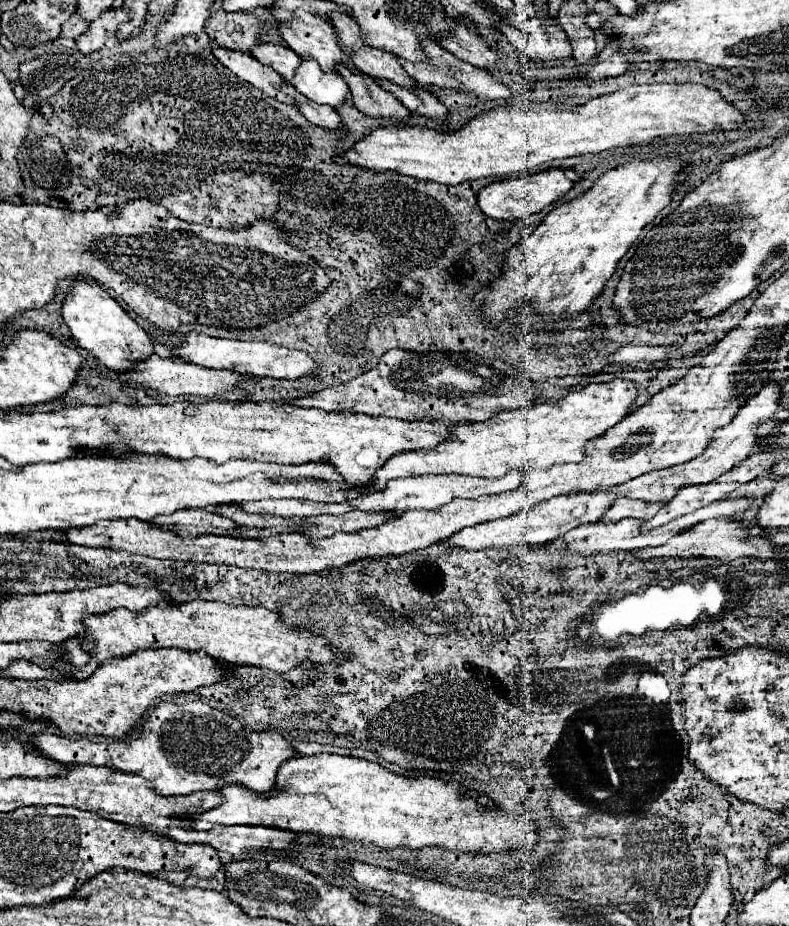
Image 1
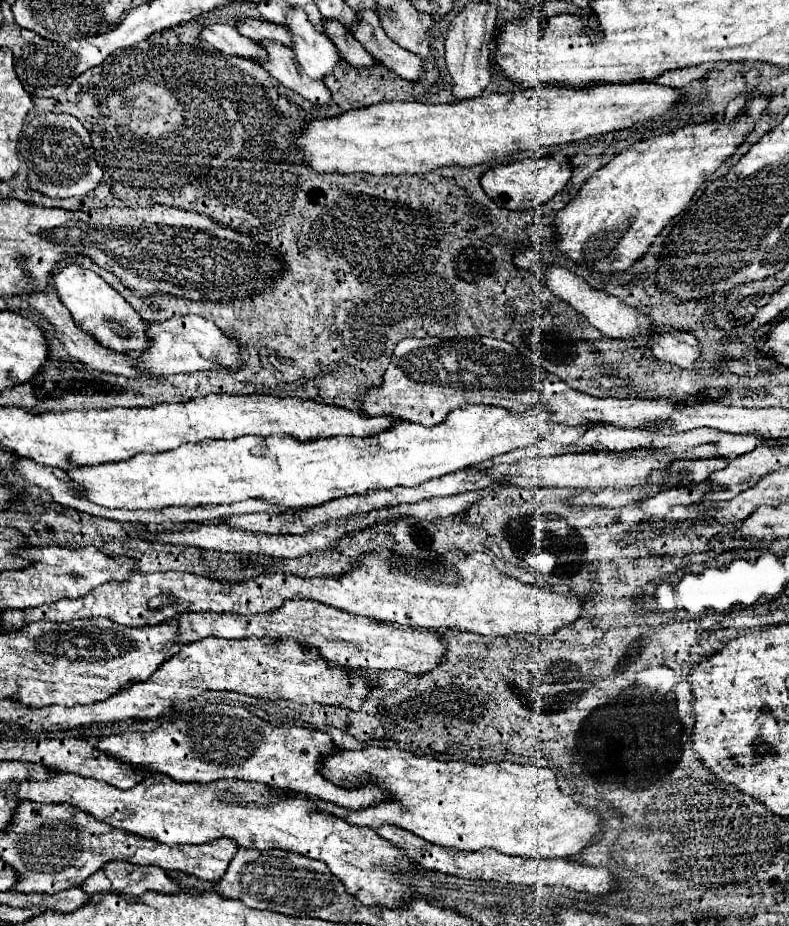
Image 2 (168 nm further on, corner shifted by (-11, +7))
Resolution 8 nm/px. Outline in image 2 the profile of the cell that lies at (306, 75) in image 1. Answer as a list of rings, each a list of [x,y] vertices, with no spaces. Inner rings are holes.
[[[288,6],[284,16],[286,16],[286,28],[292,34],[292,50],[296,54],[300,68],[310,78],[320,80],[332,74],[336,64],[340,62],[338,50],[332,44],[332,40],[310,24],[308,16],[300,6]]]

